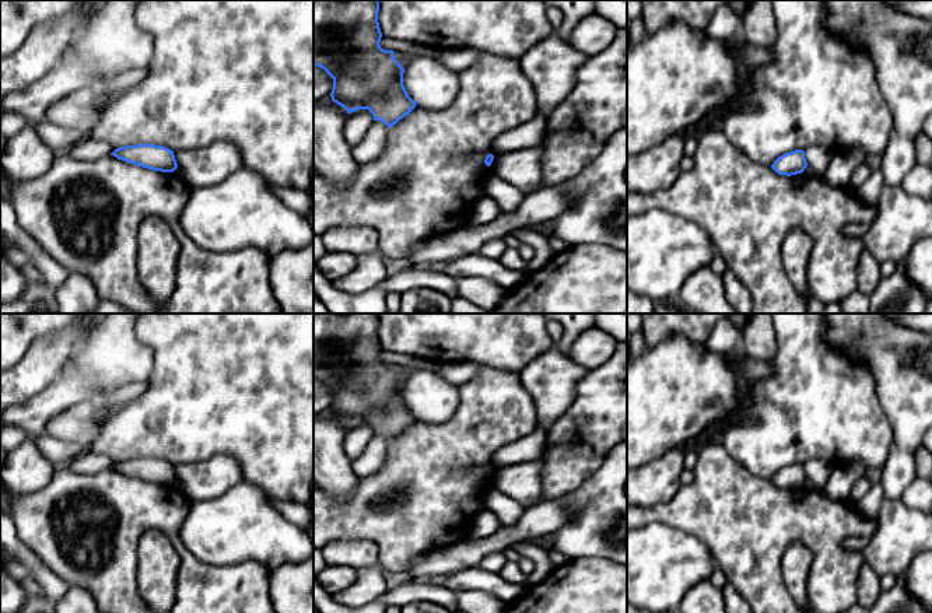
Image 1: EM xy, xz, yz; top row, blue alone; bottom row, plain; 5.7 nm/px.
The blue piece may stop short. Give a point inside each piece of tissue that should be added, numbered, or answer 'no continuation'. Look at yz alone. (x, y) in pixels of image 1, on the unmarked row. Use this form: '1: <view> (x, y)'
no continuation

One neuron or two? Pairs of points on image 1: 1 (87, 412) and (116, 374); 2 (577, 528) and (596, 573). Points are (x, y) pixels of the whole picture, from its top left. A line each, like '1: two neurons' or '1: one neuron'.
1: two neurons
2: two neurons

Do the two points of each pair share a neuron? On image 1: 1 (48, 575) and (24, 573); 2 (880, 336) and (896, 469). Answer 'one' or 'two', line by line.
1: two
2: one

